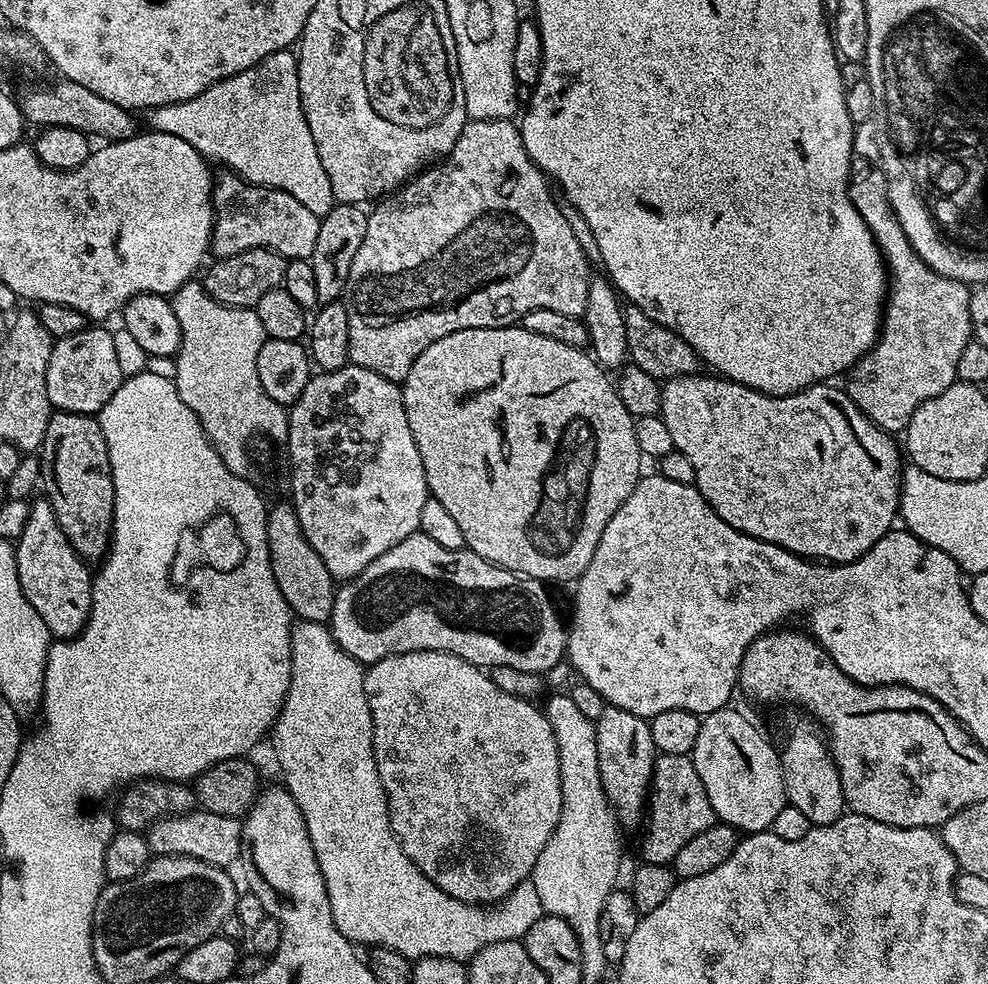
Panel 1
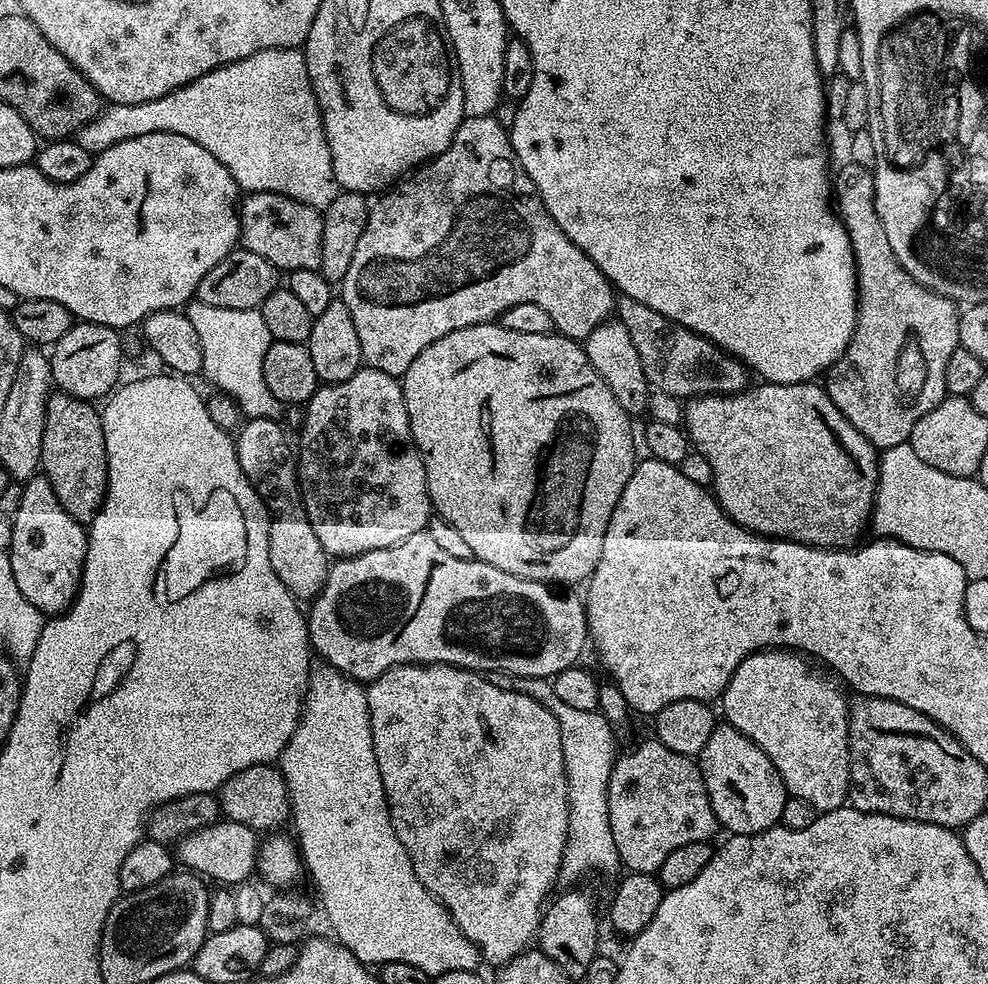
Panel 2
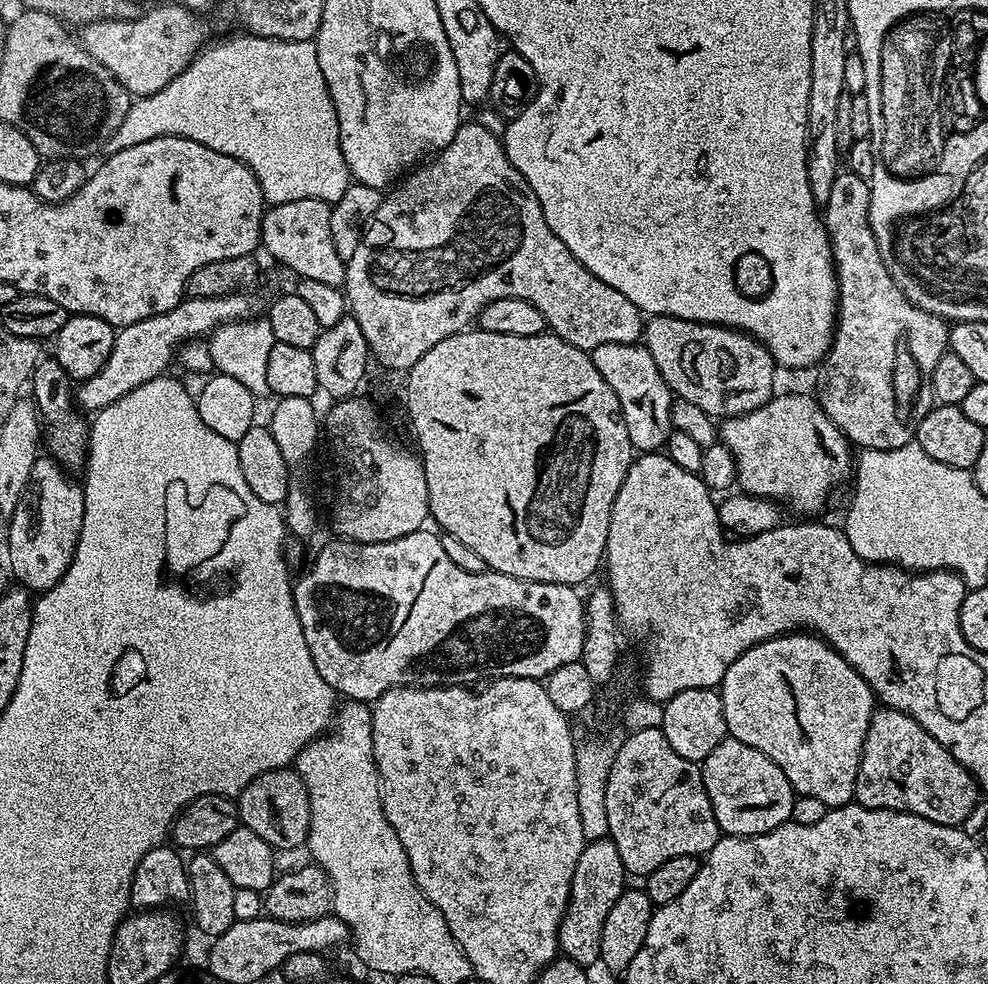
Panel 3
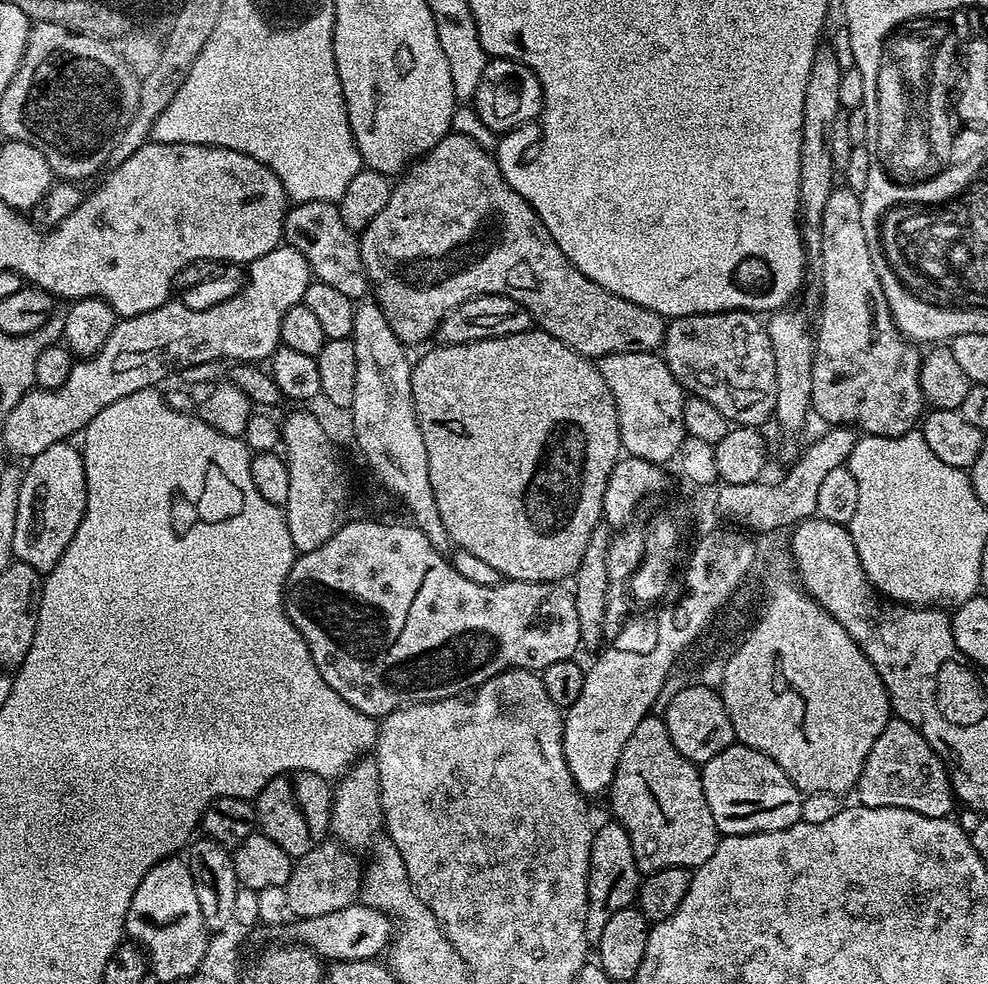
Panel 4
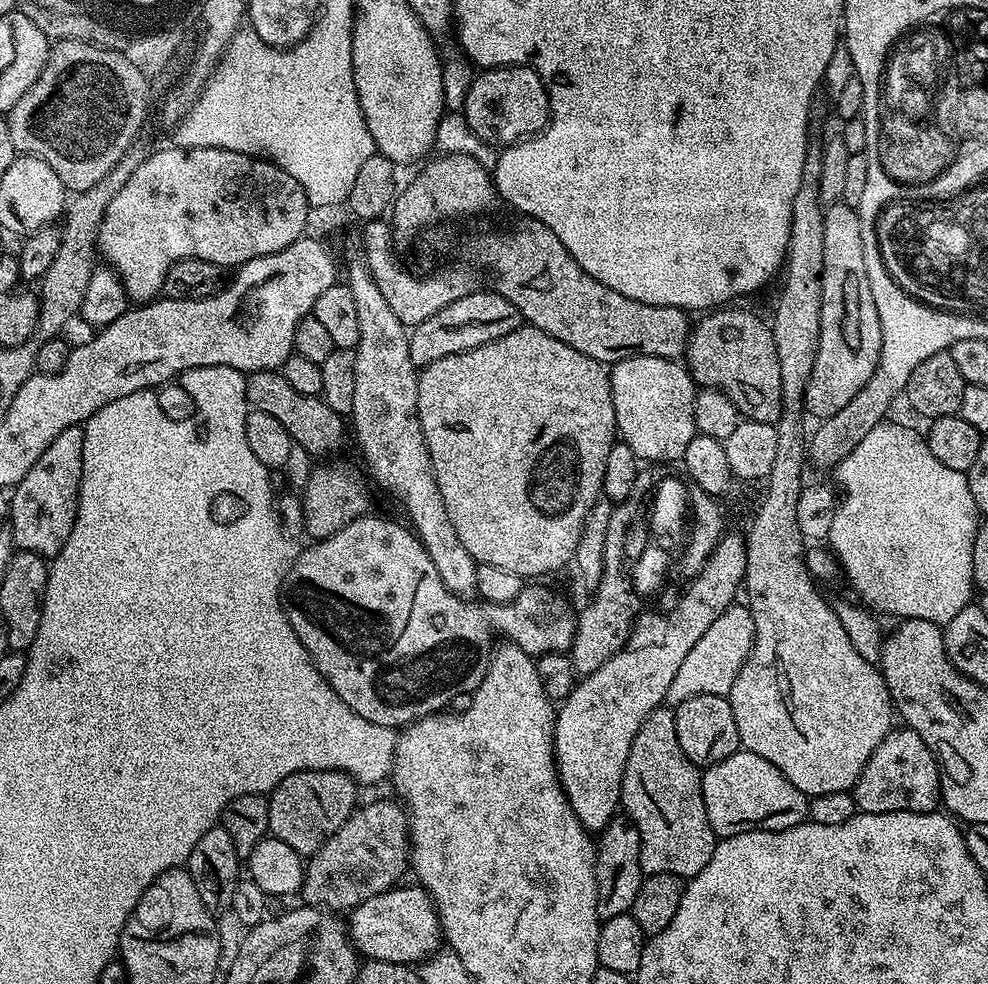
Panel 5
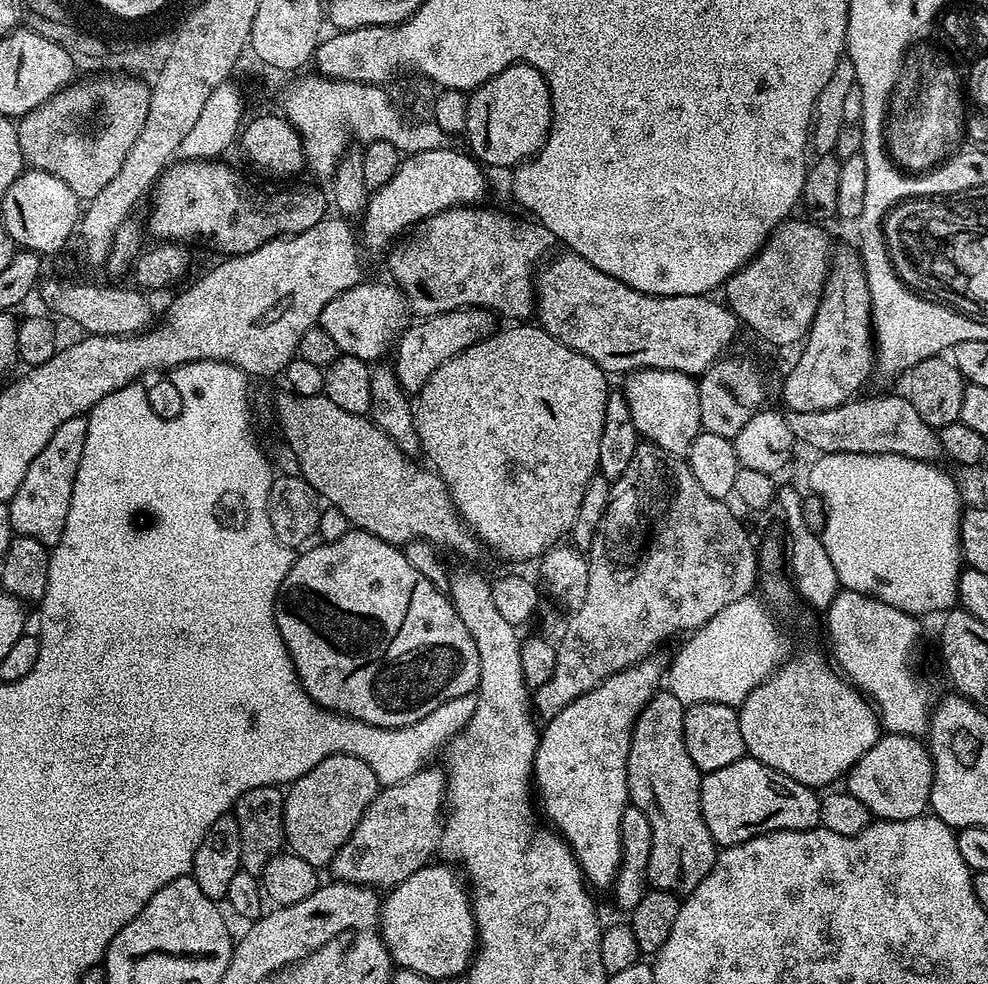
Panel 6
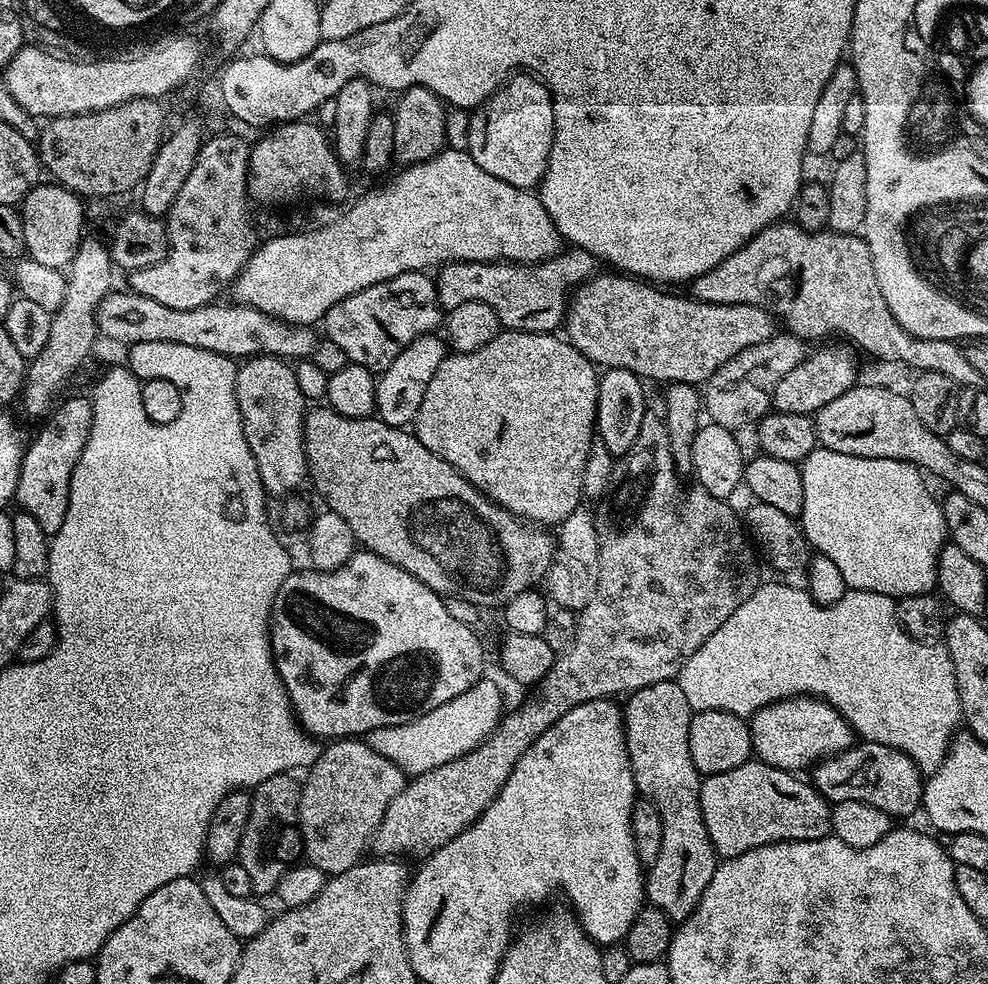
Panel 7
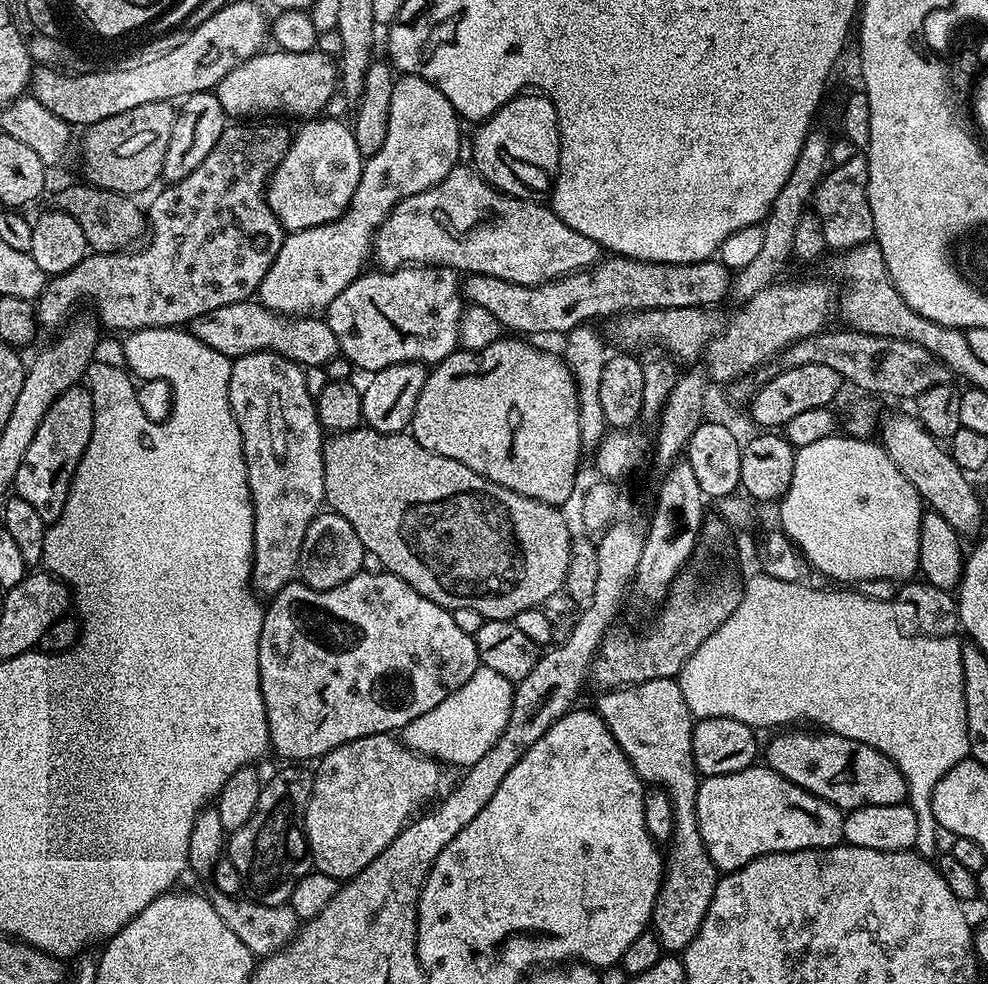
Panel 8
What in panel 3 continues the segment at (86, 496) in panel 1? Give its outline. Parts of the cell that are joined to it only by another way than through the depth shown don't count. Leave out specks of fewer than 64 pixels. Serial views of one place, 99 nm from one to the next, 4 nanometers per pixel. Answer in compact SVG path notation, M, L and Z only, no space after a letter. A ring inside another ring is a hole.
M41 358L36 363L36 369L33 370L30 381L30 396L35 400L36 410L40 413L43 424L42 440L46 445L47 455L57 460L69 473L76 474L79 468L81 471L88 463L90 424L87 419L83 420L85 417L81 415L74 403L72 377L66 374L66 370L62 370L62 366L55 358Z

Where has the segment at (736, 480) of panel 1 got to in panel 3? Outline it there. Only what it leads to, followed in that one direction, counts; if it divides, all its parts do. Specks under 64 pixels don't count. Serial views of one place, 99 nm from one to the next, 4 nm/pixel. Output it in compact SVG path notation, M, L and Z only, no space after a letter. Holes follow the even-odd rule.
M780 394L749 413L721 419L718 440L734 458L736 484L741 493L764 496L781 506L788 503L800 515L797 517L812 518L827 506L832 491L853 475L854 452L850 441L830 422L815 395Z

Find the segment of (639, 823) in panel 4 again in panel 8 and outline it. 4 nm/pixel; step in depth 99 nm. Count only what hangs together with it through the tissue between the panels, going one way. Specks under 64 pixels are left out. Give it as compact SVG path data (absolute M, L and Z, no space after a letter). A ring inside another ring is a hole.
M654 678L650 682L629 684L623 688L604 690L599 693L594 710L606 722L610 734L618 742L618 746L626 754L634 771L641 780L649 785L663 788L674 806L674 830L666 848L664 860L664 881L660 883L660 893L652 911L651 931L656 933L661 949L668 954L683 953L690 942L698 934L702 926L702 918L706 918L706 910L710 910L710 902L714 898L718 873L714 862L710 862L710 854L706 854L706 846L702 842L702 834L698 830L698 814L696 813L696 785L698 773L692 757L692 726L694 717L690 706L686 706L686 698L682 698L679 679Z

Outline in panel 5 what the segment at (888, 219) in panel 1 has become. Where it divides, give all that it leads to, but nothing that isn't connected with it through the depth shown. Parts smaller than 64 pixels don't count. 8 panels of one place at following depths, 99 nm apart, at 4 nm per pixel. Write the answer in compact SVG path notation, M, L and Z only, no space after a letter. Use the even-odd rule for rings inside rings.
M846 203L830 204L824 209L824 225L826 226L826 234L822 249L822 258L824 265L822 266L822 306L820 307L820 337L818 338L818 358L814 358L814 370L810 370L810 382L806 386L806 394L804 395L804 406L809 417L816 416L817 421L830 418L834 414L838 414L838 410L842 410L842 406L846 406L846 402L850 402L850 398L854 398L854 394L858 394L858 390L862 390L862 386L866 386L866 382L870 382L870 378L876 373L876 367L880 361L880 351L882 350L882 326L878 322L878 309L874 306L874 294L870 294L870 282L866 278L866 262L862 262L862 226L860 225L859 211L853 205Z

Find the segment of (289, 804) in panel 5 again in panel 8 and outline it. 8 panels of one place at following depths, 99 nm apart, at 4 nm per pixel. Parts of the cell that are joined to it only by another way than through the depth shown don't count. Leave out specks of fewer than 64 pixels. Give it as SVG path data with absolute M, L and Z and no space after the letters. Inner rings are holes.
M391 732L366 734L366 738L346 742L320 757L304 815L304 833L315 871L347 882L366 870L435 794L440 771L441 765L431 756L410 751L403 739Z

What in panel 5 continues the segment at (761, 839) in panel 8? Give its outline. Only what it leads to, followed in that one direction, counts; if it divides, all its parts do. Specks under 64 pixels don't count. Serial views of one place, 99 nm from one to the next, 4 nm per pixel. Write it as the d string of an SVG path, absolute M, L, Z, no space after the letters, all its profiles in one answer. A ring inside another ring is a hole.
M741 750L730 754L730 758L722 758L722 762L707 765L703 769L700 781L702 798L706 802L706 814L717 837L723 838L743 832L777 832L793 828L808 820L809 797L795 788L774 765L766 762L766 758L758 758L758 754L753 752Z

